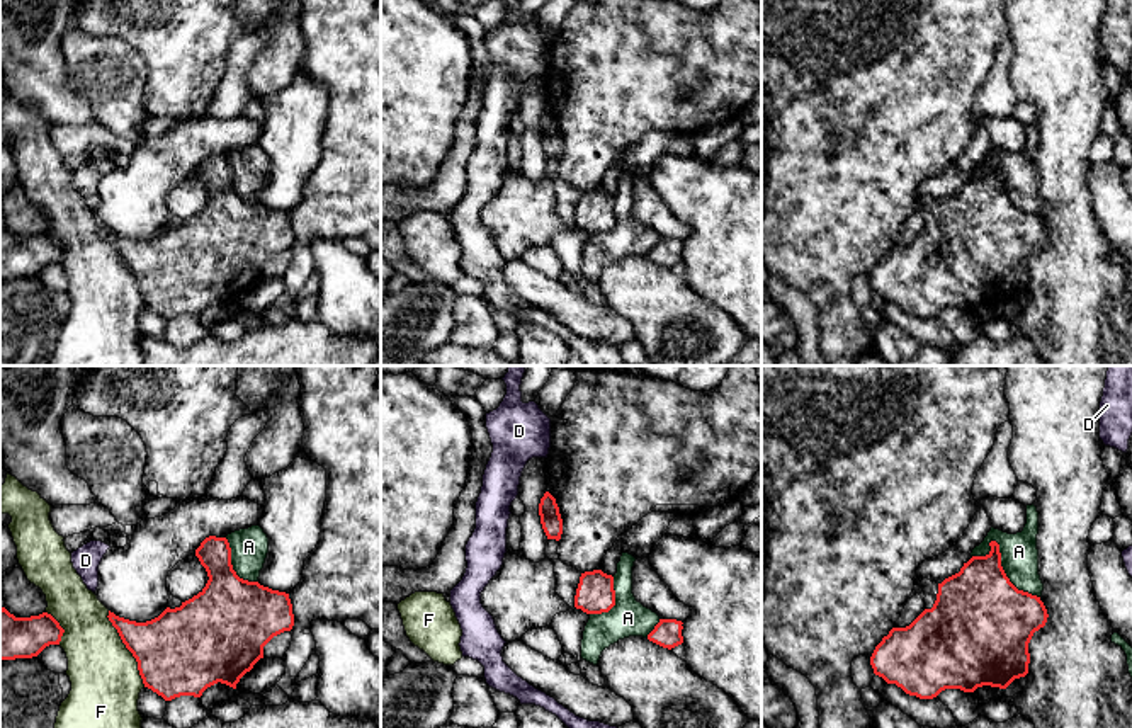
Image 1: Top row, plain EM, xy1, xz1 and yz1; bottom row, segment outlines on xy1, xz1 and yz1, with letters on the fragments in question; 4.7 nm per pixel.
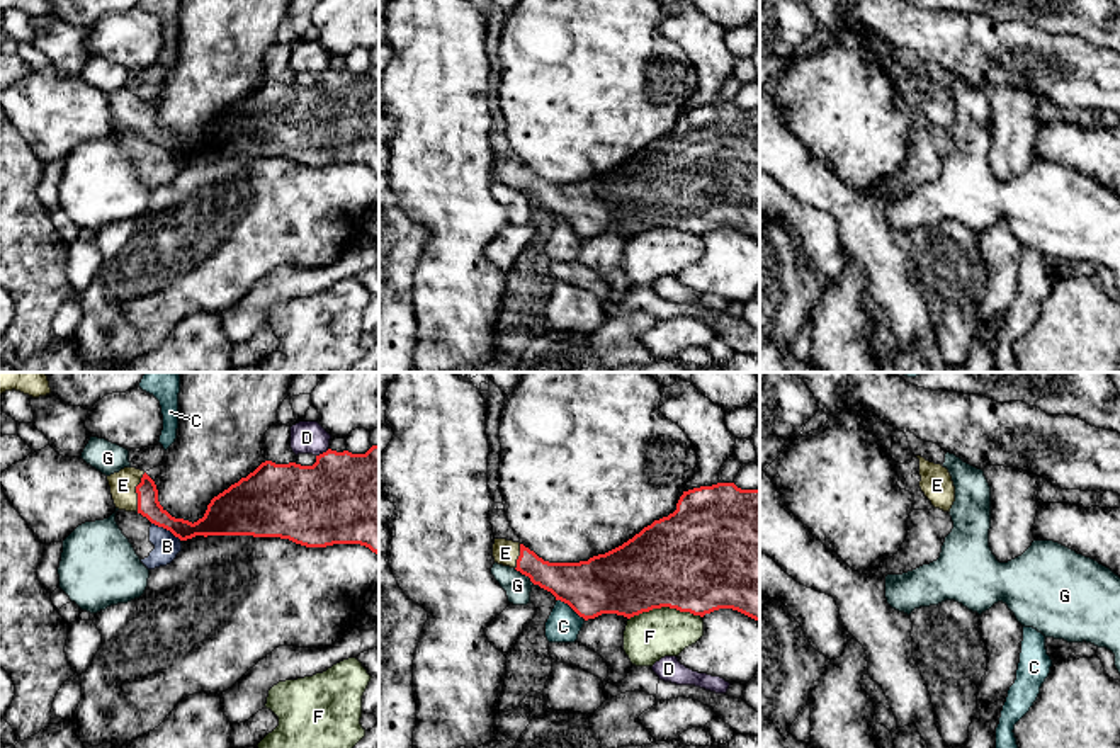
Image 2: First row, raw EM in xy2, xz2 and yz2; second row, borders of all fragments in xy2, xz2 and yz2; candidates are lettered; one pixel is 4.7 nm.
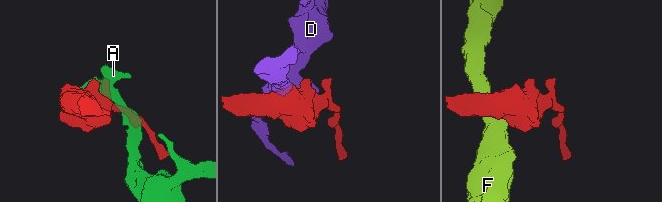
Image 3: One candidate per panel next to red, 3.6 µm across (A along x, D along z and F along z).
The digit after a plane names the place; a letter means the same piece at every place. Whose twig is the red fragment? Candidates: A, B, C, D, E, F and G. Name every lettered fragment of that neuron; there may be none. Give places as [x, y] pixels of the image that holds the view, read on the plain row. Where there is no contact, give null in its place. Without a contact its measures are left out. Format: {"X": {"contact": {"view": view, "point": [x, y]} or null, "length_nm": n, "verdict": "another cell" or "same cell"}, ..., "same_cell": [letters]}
{"A": {"contact": {"view": "yz1", "point": [1000, 181]}, "length_nm": 380, "verdict": "another cell"}, "B": {"contact": {"view": "xy2", "point": [167, 148]}, "length_nm": 170, "verdict": "another cell"}, "C": {"contact": {"view": "xz2", "point": [571, 226]}, "length_nm": 170, "verdict": "another cell"}, "D": {"contact": {"view": "xy2", "point": [323, 72]}, "length_nm": 70, "verdict": "another cell"}, "E": {"contact": {"view": "xy2", "point": [136, 111]}, "length_nm": 190, "verdict": "same cell"}, "F": {"contact": {"view": "xy1", "point": [126, 266]}, "length_nm": 400, "verdict": "another cell"}, "G": {"contact": {"view": "xz2", "point": [524, 192]}, "length_nm": 130, "verdict": "another cell"}, "same_cell": ["E"]}

